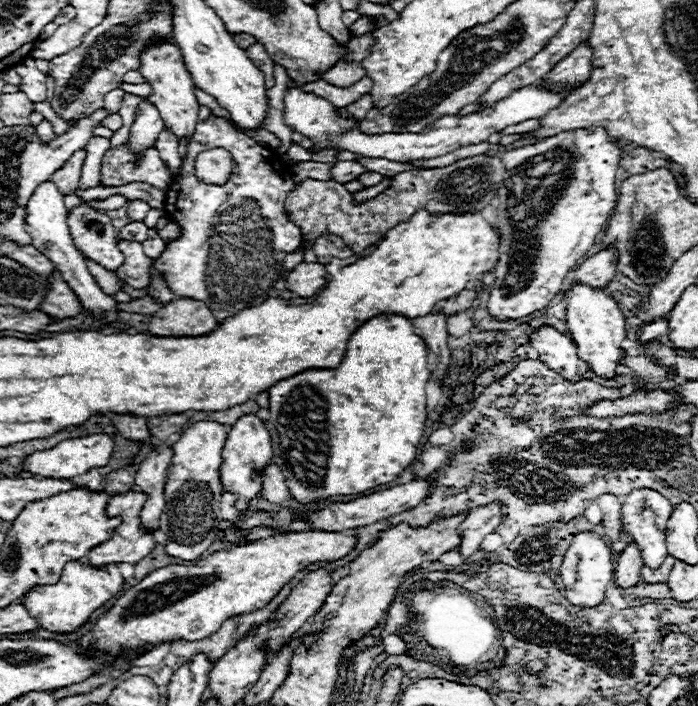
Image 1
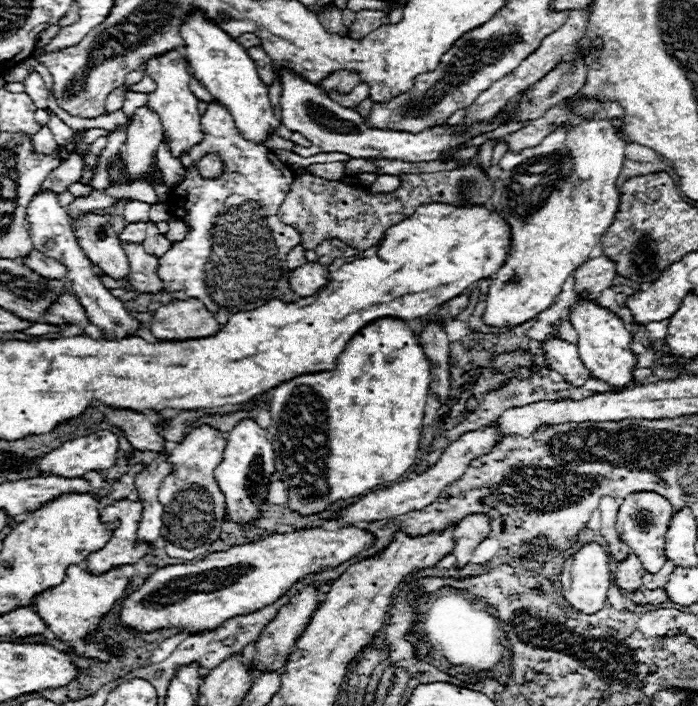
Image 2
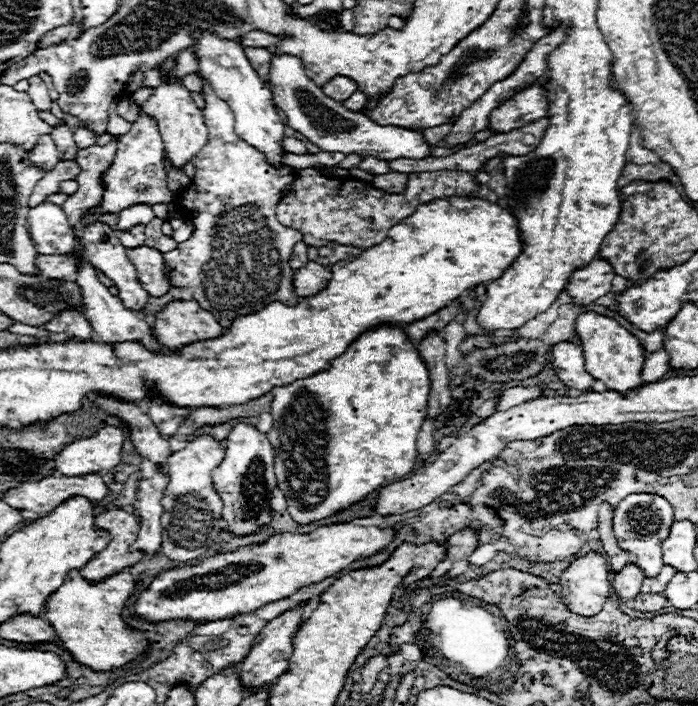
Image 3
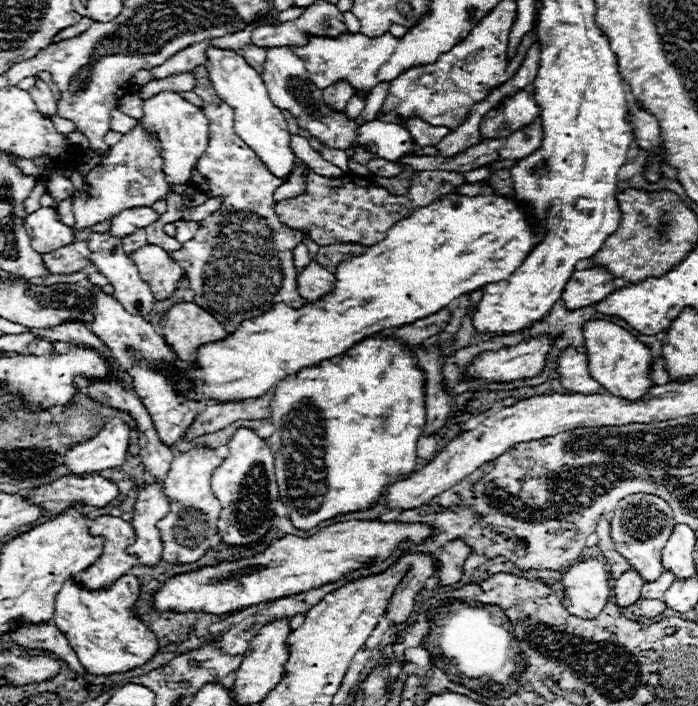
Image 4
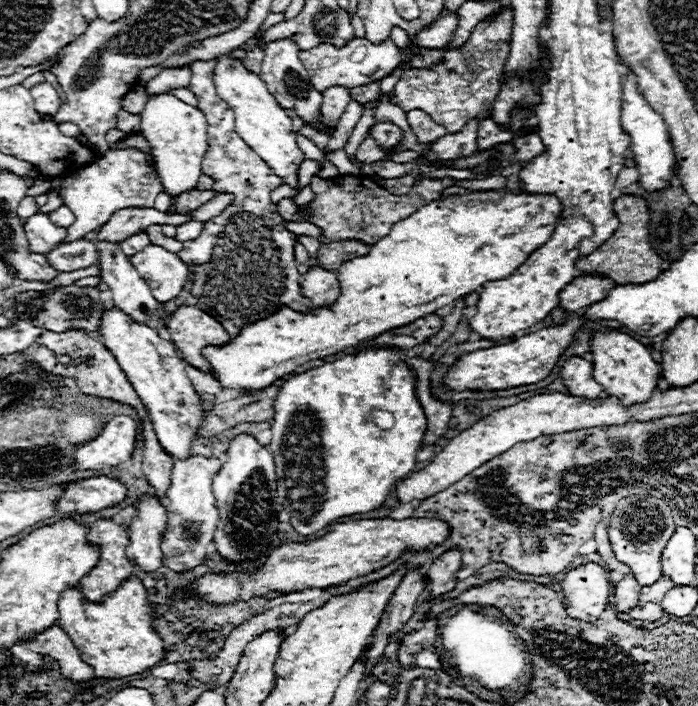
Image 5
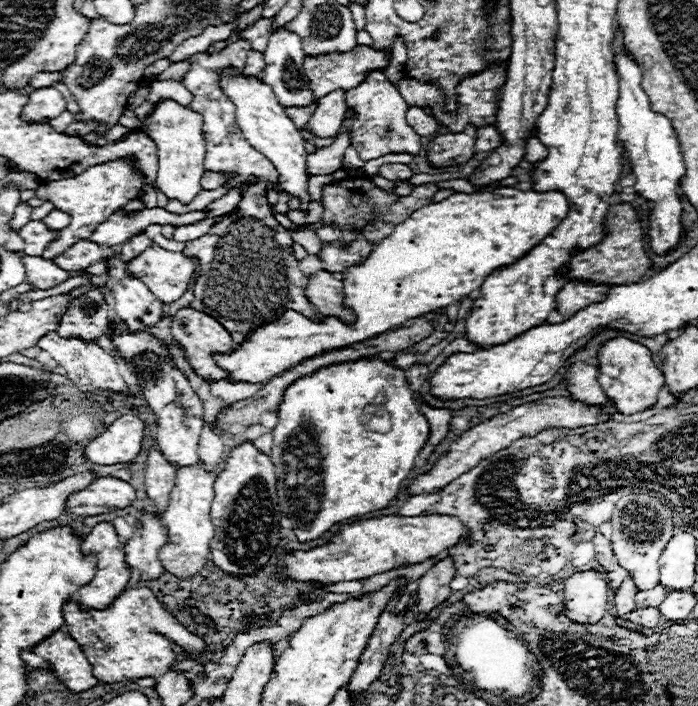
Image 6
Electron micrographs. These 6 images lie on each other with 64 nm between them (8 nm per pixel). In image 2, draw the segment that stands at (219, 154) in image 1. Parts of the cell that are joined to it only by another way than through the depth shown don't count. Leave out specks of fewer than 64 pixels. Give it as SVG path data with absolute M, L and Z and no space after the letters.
M210 154L210 156L204 156L200 162L198 162L198 170L202 176L218 176L222 172L222 162L218 160L218 156Z

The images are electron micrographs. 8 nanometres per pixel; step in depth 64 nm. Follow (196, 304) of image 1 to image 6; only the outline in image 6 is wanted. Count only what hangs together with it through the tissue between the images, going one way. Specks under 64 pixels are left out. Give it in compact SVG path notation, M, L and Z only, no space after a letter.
M182 308L174 314L174 322L172 322L172 334L174 338L184 346L186 350L186 360L188 364L196 370L196 374L204 380L226 380L230 374L228 372L222 372L222 368L218 368L214 364L214 354L230 354L236 344L230 336L230 332L220 324L216 322L212 316L204 314L204 312L198 312L194 308Z

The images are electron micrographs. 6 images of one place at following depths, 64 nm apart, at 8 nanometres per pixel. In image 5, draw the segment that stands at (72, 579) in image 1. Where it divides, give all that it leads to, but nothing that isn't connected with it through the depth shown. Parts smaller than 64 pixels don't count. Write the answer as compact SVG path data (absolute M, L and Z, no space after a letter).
M126 580L118 592L106 596L100 604L88 602L78 590L64 590L58 600L60 626L68 632L72 642L80 648L84 662L88 662L96 678L124 678L142 674L164 660L166 646L153 628L156 620L154 606L148 600L146 588L140 580Z

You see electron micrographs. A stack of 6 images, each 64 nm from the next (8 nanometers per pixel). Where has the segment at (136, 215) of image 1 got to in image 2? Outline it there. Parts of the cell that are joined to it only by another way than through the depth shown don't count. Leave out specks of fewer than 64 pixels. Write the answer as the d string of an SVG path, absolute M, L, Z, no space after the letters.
M132 200L130 204L126 204L124 208L124 224L134 224L134 220L142 220L142 222L148 222L150 216L150 204L146 202L138 202L138 200Z

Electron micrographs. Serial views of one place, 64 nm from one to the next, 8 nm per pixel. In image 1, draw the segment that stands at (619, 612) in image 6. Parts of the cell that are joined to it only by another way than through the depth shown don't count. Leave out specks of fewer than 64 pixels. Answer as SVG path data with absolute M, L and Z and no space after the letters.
M634 542L626 546L626 550L620 554L614 570L614 582L620 588L632 588L640 582L640 570L642 570L642 554Z

